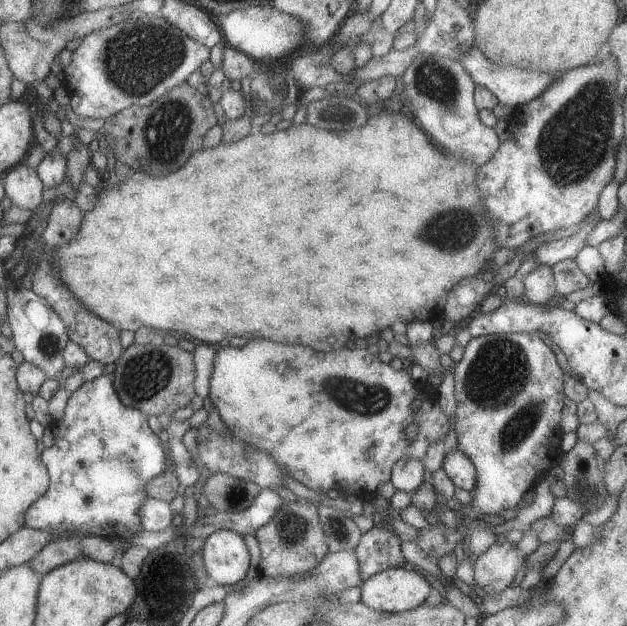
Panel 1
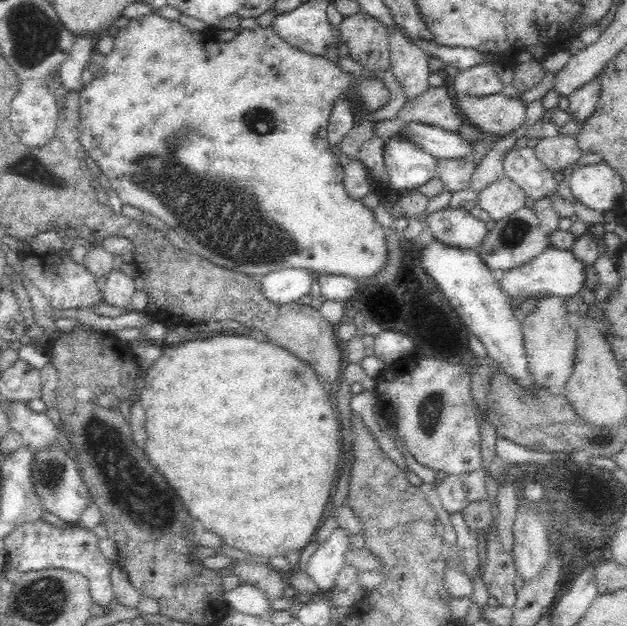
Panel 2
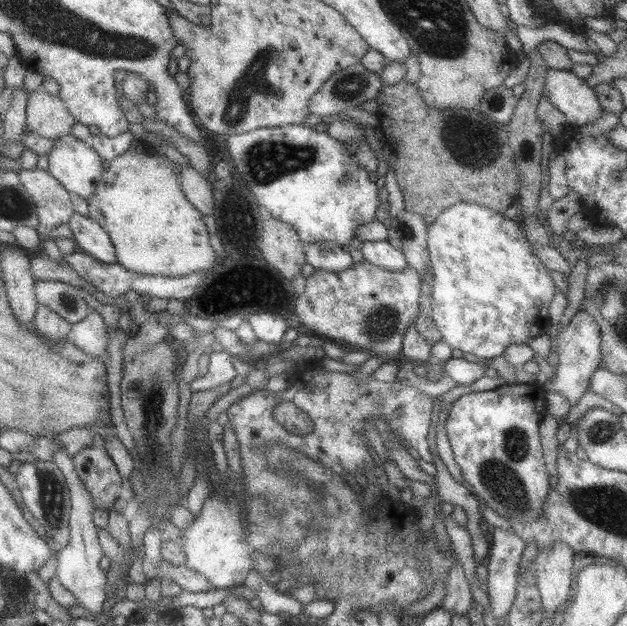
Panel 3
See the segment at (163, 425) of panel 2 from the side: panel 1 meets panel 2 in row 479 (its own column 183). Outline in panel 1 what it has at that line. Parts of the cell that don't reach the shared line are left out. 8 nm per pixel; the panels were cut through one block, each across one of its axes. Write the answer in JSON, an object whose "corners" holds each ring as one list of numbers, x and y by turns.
{"corners":[[383,109,375,115,369,113,361,128,351,128,349,132,327,132,307,122,292,123,284,130,268,134,251,131,233,144,220,142,215,147,203,147,193,152,181,168,167,176,153,178,133,170,129,178,119,180,115,188,111,188,109,182,103,179,95,190,95,206,91,211,82,213,81,226,75,240,65,246,56,246,51,264,59,272,57,276,71,292,71,296,79,300,91,314,109,322,113,328,134,332,139,326,145,326,160,331,181,332,214,347,231,336,241,336,245,340,265,338,277,344,301,344,317,352,329,352,353,340,353,336,363,338,373,332,379,333,380,329,389,328,395,322,437,322,444,318,443,308,449,289,463,278,477,276,490,269,493,252,497,252,499,246,495,242,495,232,489,222,485,204,481,202,475,186,478,168,457,159,457,156,449,155,449,152,441,152,441,148,435,144,431,146,427,138,429,136,413,120,399,112,392,113]]}

